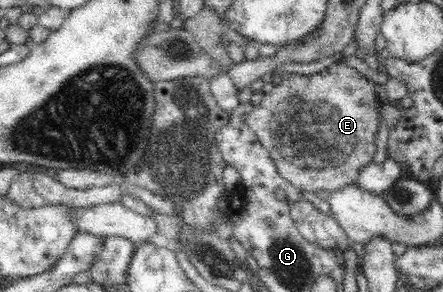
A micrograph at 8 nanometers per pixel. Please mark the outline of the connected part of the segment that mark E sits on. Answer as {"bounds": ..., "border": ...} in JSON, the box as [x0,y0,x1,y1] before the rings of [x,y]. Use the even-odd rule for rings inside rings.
{"bounds":[245,62,378,192],"border":[[[340,62],[334,63],[329,66],[329,68],[310,75],[300,74],[299,72],[289,74],[280,85],[274,87],[271,94],[263,97],[261,103],[255,106],[254,111],[252,111],[250,115],[247,115],[245,119],[246,124],[250,126],[250,129],[262,144],[262,147],[268,150],[269,156],[272,158],[280,177],[283,177],[290,185],[300,190],[315,192],[317,189],[326,189],[326,191],[329,192],[333,189],[340,189],[343,185],[354,184],[356,172],[362,169],[362,166],[368,165],[368,163],[373,161],[372,155],[374,155],[374,151],[376,151],[374,140],[376,139],[378,125],[376,109],[374,108],[376,101],[378,101],[378,97],[374,91],[374,83],[366,79],[365,76],[362,76],[355,68],[346,66],[346,64]]]}

